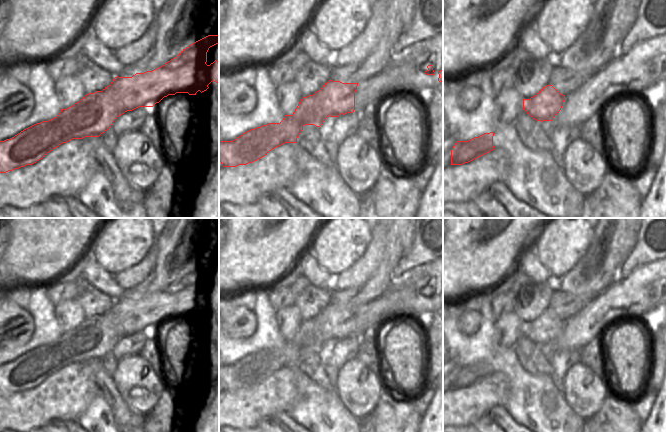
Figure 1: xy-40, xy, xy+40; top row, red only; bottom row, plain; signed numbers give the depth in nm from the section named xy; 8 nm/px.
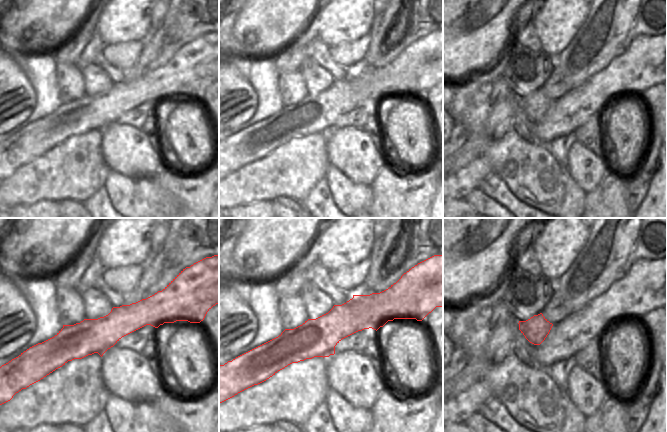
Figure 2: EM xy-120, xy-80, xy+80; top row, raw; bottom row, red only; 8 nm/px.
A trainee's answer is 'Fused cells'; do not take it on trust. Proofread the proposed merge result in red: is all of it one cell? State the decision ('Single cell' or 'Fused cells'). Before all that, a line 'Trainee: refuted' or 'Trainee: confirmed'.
Trainee: confirmed
Fused cells

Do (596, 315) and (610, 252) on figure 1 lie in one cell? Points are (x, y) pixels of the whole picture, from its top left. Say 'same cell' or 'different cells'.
different cells

